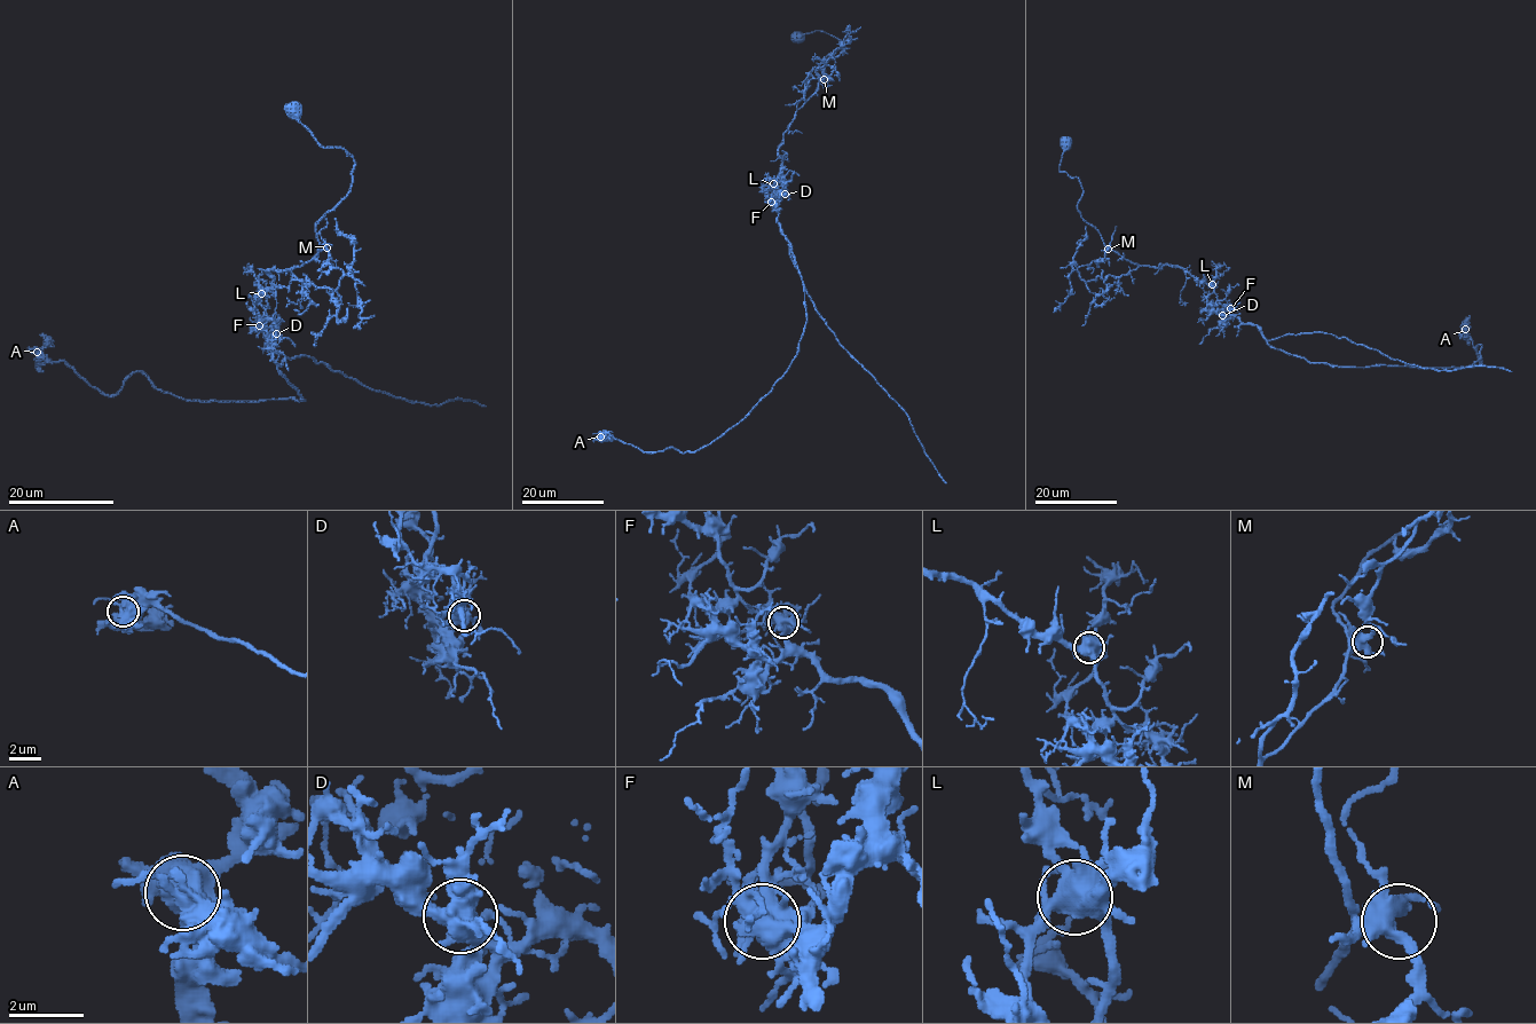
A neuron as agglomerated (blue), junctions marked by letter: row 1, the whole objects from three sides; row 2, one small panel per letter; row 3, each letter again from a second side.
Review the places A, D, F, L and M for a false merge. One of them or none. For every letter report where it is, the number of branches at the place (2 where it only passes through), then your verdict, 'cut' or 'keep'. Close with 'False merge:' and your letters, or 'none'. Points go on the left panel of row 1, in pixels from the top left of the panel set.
A: at (37, 352); 6 branches meet; keep
D: at (276, 333); 7 branches meet; keep
F: at (259, 325); 9 branches meet; cut
L: at (261, 293); 8 branches meet; keep
M: at (327, 247); 6 branches meet; keep
False merge: F

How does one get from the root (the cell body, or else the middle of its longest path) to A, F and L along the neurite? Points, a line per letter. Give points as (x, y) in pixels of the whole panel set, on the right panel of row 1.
A: (1065, 142), (1060, 171), (1109, 249), (1204, 281), (1277, 348), (1466, 367), (1481, 346), (1480, 363), (1465, 329)
F: (1065, 142), (1060, 171), (1079, 180), (1078, 210), (1103, 243), (1139, 265), (1181, 267), (1208, 283), (1230, 309)
L: (1065, 142), (1060, 171), (1079, 180), (1082, 196), (1078, 210), (1109, 249), (1139, 265), (1181, 267), (1212, 284)

